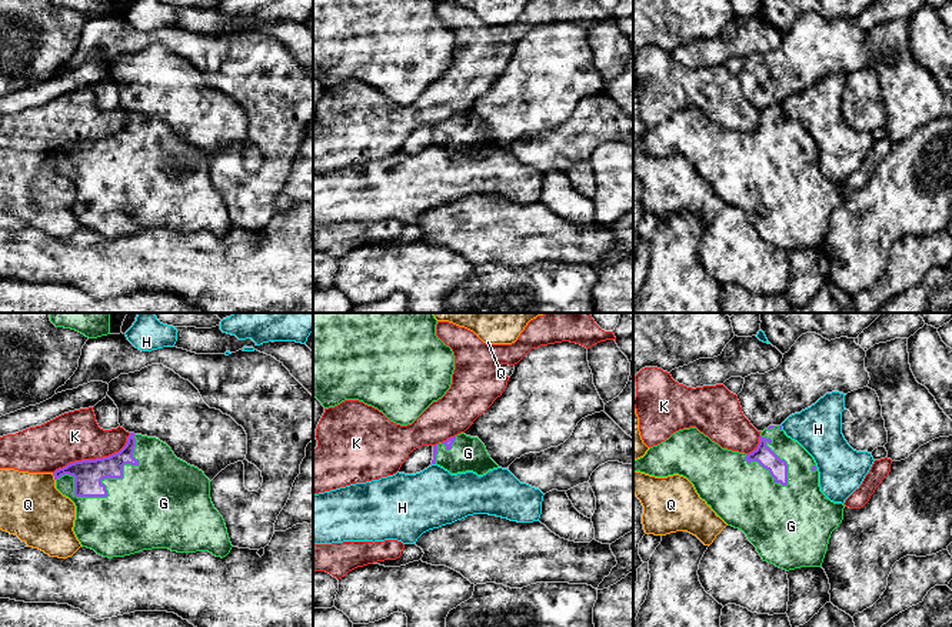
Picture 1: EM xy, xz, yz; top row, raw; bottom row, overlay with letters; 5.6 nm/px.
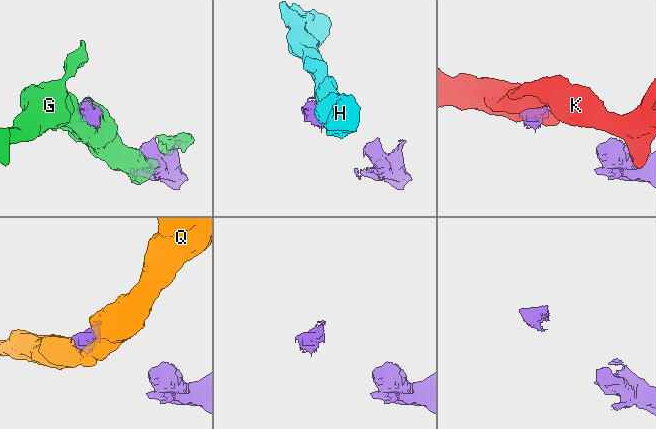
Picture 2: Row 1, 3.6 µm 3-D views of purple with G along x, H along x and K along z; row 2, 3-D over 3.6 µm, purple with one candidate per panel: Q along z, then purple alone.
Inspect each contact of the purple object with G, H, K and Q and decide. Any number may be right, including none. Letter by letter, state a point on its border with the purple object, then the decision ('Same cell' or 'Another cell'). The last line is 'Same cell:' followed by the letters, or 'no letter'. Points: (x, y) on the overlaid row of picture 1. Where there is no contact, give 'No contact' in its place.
G: Touches purple at xy (105, 486). Same cell
H: Touches purple at yz (781, 427). Another cell
K: Touches purple at xy (96, 459). Another cell
Q: Touches purple at xy (55, 477). Another cell
Same cell: G

